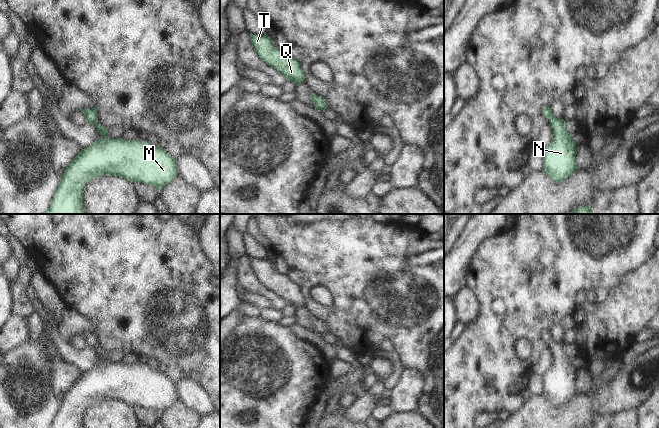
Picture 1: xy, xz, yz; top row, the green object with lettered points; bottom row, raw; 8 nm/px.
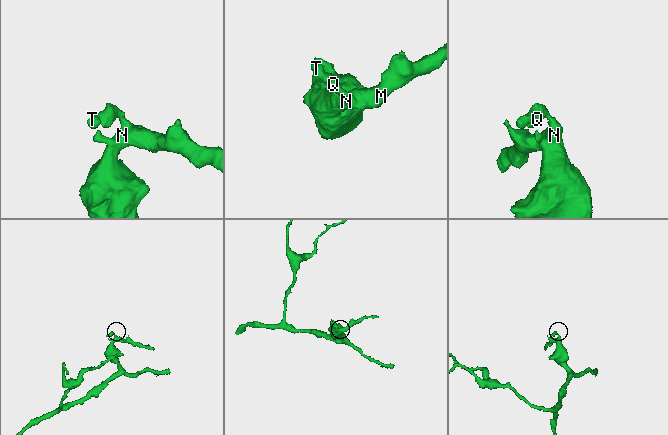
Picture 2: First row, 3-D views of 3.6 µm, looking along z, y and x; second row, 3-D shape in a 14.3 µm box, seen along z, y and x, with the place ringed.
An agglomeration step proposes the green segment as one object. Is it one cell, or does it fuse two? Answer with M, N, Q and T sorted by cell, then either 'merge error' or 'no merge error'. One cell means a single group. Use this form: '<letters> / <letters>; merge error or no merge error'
M N Q T; no merge error

